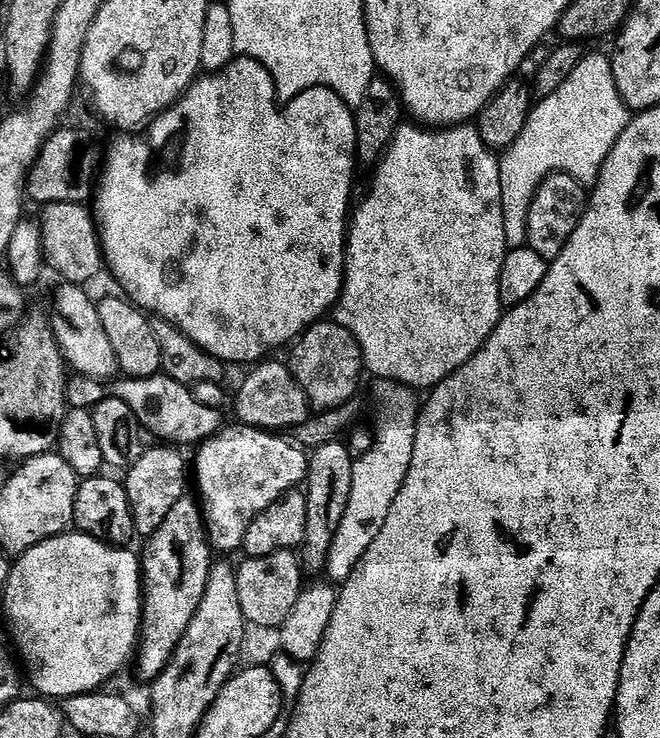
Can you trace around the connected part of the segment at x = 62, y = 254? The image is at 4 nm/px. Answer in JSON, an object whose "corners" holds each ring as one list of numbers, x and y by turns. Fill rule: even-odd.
{"corners":[[49,204,43,209,42,235,44,237,44,255,47,267,61,272,67,283,77,286,87,285,87,280,92,280,100,271,105,271,106,261,104,250,100,242,100,229,98,221,91,207,82,204]]}

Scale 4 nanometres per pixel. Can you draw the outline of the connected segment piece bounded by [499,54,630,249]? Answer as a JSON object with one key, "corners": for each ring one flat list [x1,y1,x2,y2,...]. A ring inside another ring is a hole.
{"corners":[[585,55,560,89,537,103,514,146,499,157,504,199,506,242,509,249,528,243,528,208,545,177,564,172,588,186,600,179,604,164,630,119,630,109,618,94,612,61,606,55]]}

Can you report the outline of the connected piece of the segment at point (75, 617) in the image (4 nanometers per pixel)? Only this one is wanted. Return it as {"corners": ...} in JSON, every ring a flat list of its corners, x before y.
{"corners":[[65,530,60,533,58,536,52,536,49,540,42,541,38,546,34,546,30,550,26,550,25,552,19,553,18,559,20,561,15,561,12,564,12,573,8,576,8,585,6,586,6,590,2,593,2,600,4,600,4,612,8,615,8,628,12,631,12,640,16,643,15,651,18,653,20,651,19,659,22,661,24,659,24,664,28,667,28,676,32,679,32,684,37,688,39,695,44,698,57,698,56,696,60,696,59,698,67,698,69,696,77,696,78,694,86,694,87,692,94,692,105,687,104,684,107,680,112,680,116,675,119,674,120,671,123,670,124,667,127,666,128,663,133,663,134,657,138,652,138,645,140,642,140,629,144,623,144,590,142,587,142,560,139,555,136,556,132,553,133,549,128,546,117,546,115,544,107,544,106,542,102,542,98,538,94,538,93,536,88,536,85,532,78,532,75,530]]}

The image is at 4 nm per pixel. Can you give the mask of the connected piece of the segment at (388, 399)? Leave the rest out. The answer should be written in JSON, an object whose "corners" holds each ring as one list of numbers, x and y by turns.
{"corners":[[384,382,379,386,380,400,384,405,380,408,380,421,374,424,376,447,354,463,350,502,346,514,342,514,342,526,338,526,338,534,334,534,334,542,328,555,326,576,336,586,342,586,350,579,356,567,364,561,366,550,372,545,374,538,378,538,378,530,382,530,390,514,390,506,394,506,394,498,398,498,406,482,410,458,414,454,418,419,418,404,416,408,416,400,412,397,415,395,407,387,391,382]]}

